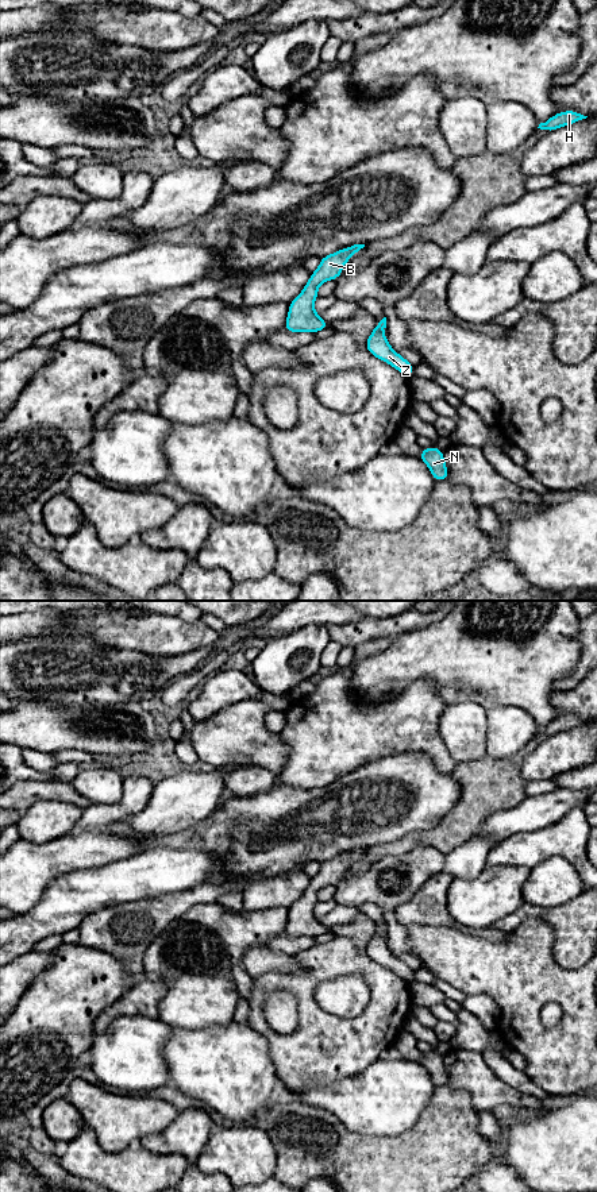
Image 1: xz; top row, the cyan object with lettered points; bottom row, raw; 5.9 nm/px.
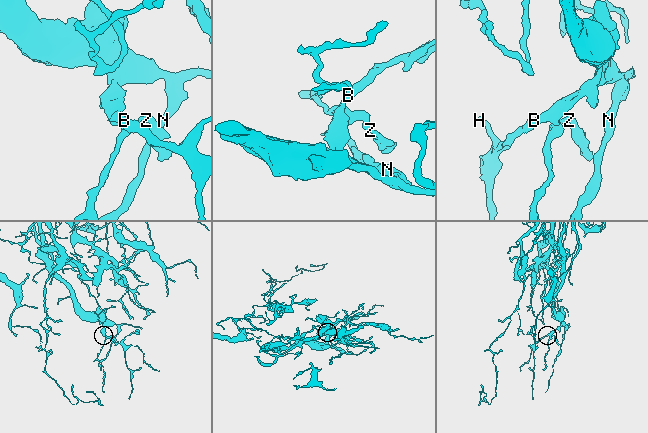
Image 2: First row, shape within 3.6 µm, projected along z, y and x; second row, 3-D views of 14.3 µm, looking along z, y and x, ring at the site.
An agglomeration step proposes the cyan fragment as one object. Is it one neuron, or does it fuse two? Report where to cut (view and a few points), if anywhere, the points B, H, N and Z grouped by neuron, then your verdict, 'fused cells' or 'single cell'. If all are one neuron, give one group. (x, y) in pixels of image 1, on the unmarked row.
no cut | B H N Z | single cell

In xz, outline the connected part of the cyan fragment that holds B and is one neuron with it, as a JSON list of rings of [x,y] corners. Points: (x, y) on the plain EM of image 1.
[[[354,849],[321,863],[320,871],[311,879],[303,896],[289,909],[289,918],[284,934],[289,937],[316,938],[330,931],[313,915],[313,907],[319,902],[317,892],[326,886],[335,886],[343,877],[344,868],[363,852],[365,849]]]

